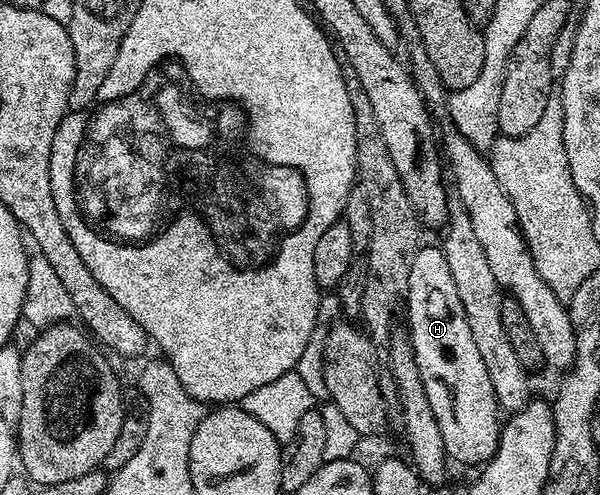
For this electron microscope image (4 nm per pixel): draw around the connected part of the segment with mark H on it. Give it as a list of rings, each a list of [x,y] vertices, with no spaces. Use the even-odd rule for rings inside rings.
[[[422,246],[418,250],[414,266],[410,266],[406,308],[407,304],[406,332],[412,342],[416,365],[422,374],[422,386],[426,390],[426,398],[430,402],[430,408],[434,410],[434,418],[438,418],[438,430],[442,430],[444,454],[449,461],[455,463],[457,460],[460,464],[483,466],[498,450],[502,409],[496,400],[494,386],[490,386],[490,374],[486,374],[486,362],[482,362],[482,354],[478,354],[478,345],[474,343],[474,334],[470,334],[470,322],[466,322],[466,310],[462,310],[462,298],[458,298],[454,278],[450,275],[450,262],[446,262],[443,247]]]

